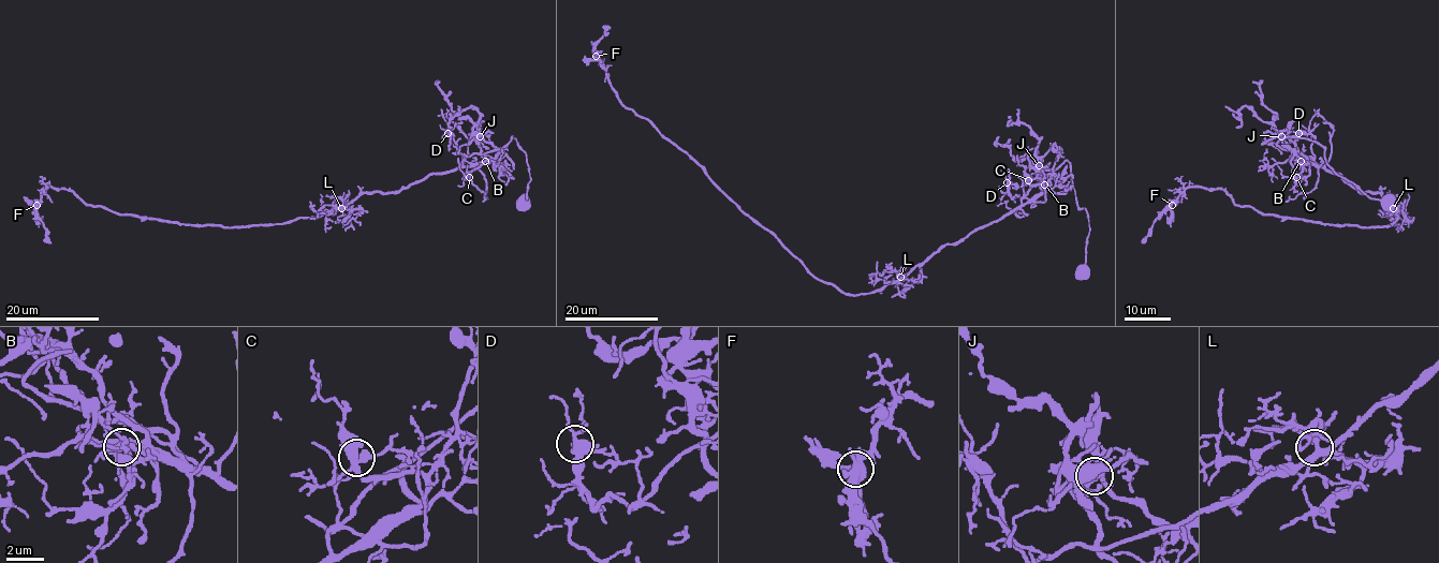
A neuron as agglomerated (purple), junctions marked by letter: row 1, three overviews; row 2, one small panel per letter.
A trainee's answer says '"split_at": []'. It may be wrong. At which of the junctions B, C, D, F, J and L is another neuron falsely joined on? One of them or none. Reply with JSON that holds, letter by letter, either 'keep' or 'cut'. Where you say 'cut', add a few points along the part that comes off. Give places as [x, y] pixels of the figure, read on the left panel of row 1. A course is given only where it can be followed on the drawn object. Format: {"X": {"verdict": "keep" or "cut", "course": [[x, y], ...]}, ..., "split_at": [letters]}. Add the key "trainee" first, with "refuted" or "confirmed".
{"trainee": "refuted", "B": {"verdict": "keep"}, "C": {"verdict": "keep"}, "D": {"verdict": "keep"}, "F": {"verdict": "keep"}, "J": {"verdict": "cut", "course": [[480, 136], [473, 133], [480, 113], [472, 106], [459, 110], [451, 120], [452, 127]]}, "L": {"verdict": "keep"}, "split_at": ["J"]}

